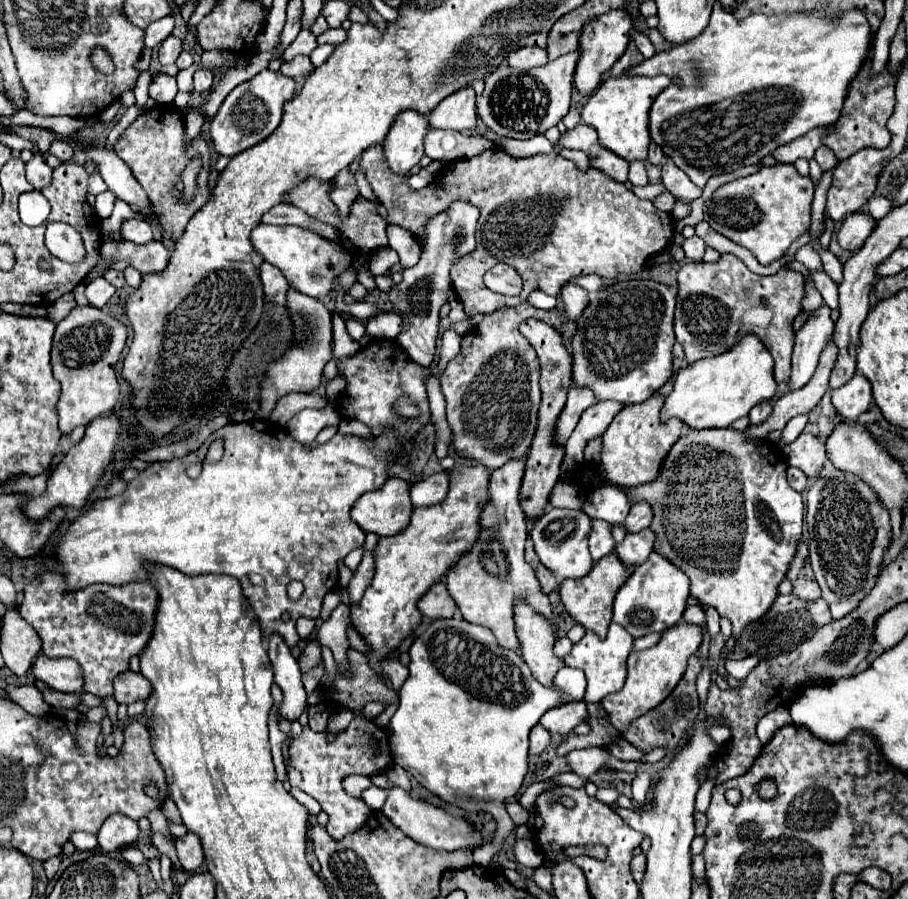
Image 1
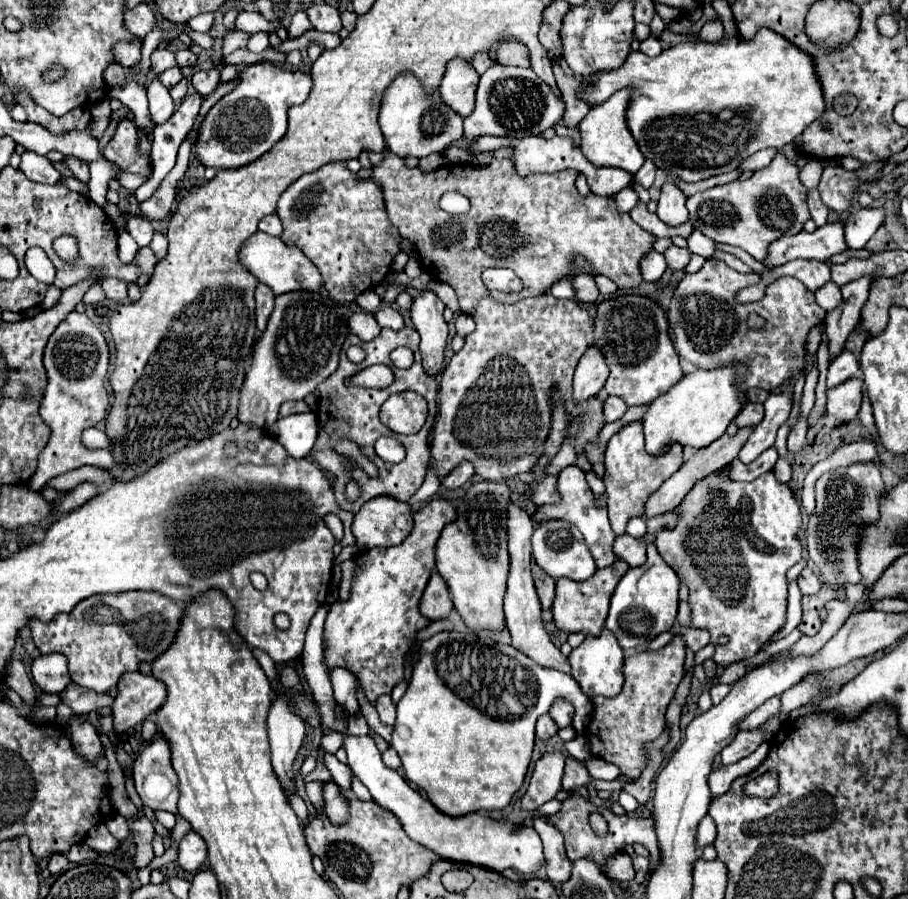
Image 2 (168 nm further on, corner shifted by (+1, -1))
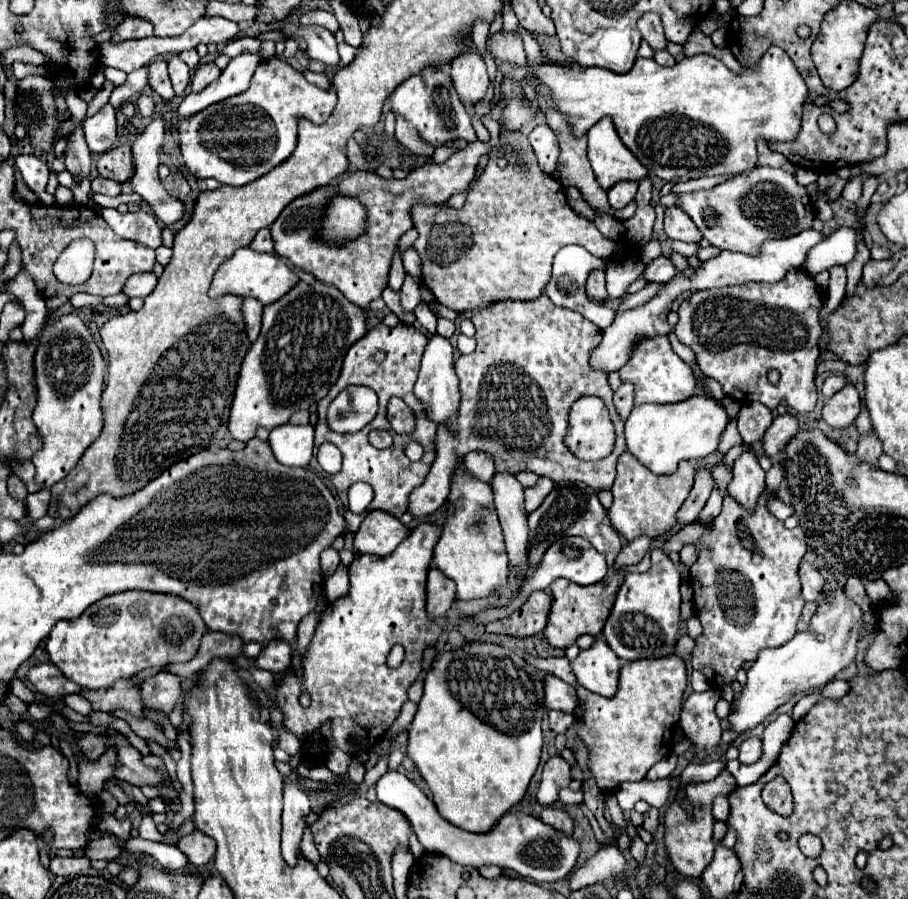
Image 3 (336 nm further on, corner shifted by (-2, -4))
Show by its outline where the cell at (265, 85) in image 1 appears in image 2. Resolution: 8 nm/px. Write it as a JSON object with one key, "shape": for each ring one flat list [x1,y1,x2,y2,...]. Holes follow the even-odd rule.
{"shape":[[267,61,247,65,237,87,223,95,205,115,197,131,195,157,205,167,239,169,265,155,287,131,287,109,299,105,311,93,311,75,299,69,279,67]]}

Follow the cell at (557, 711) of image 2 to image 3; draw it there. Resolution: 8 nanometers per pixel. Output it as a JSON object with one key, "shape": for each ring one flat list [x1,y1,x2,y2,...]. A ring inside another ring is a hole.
{"shape":[[546,674,546,706,550,710,560,710,564,714,572,714,576,704,578,704,576,688,556,676]]}

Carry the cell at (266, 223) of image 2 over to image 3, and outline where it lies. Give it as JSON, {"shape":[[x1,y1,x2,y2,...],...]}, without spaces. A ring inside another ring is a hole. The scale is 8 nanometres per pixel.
{"shape":[[262,228,256,238,252,240,250,248,256,248,256,250,262,250,262,252,274,252,274,240,272,240,272,234,270,234,270,228]]}

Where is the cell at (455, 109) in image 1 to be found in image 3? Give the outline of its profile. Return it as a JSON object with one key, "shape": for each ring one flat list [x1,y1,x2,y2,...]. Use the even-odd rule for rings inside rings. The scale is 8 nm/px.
{"shape":[[464,52,462,56,454,58,450,62,450,76,460,102,466,106,478,104,490,84,484,60,476,52]]}

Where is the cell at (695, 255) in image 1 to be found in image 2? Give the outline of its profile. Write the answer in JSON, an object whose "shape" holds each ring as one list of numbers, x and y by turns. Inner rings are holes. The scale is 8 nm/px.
{"shape":[[671,245,665,253,663,253,665,261,667,261,667,267,671,271,683,271,685,265,689,263,689,257,691,257,691,251,689,249,681,249,681,247,675,247]]}

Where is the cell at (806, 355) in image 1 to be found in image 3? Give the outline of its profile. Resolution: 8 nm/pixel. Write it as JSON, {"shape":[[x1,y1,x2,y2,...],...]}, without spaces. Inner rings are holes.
{"shape":[[744,452,734,462,734,478,728,484,728,494,750,510,764,486,764,470,758,464,758,456,754,452]]}

